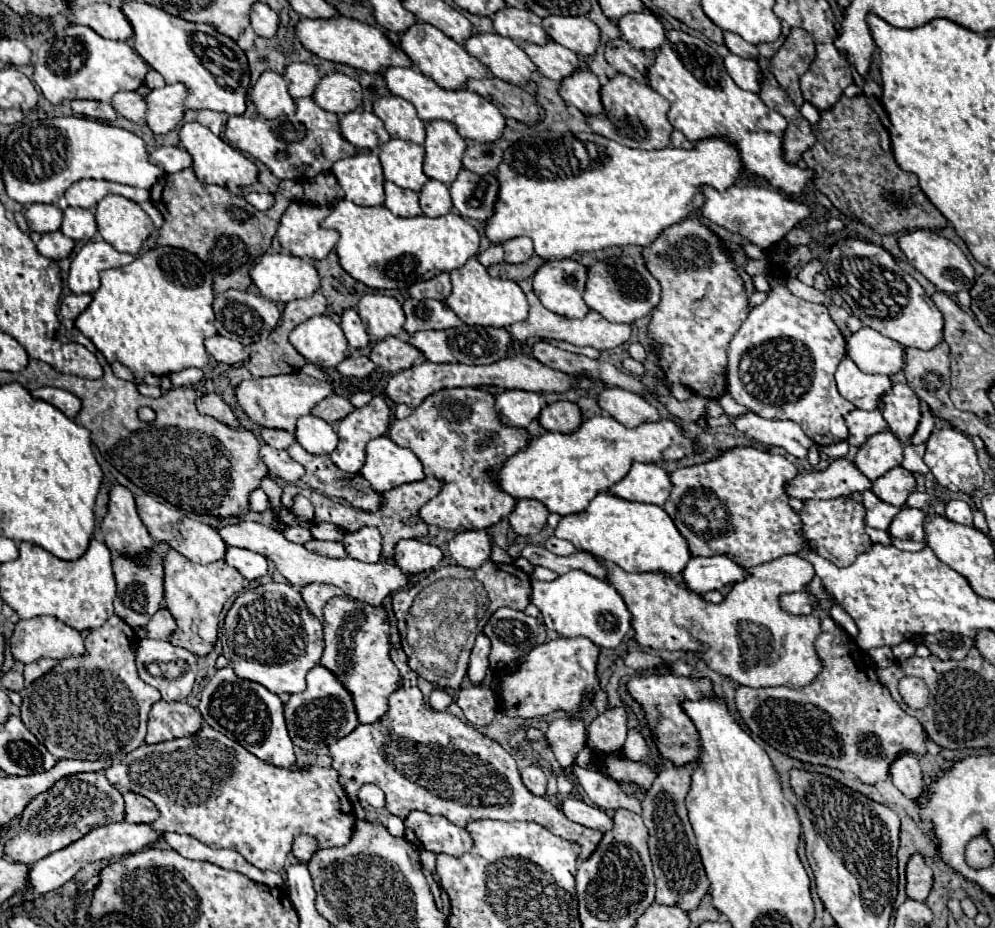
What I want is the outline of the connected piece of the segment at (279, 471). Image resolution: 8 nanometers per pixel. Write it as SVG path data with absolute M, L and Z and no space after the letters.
M262 443L260 457L268 465L272 475L276 475L288 483L294 483L304 475L304 467L300 463L292 461L292 457L288 457L286 451L280 451L280 449L274 449L274 447Z

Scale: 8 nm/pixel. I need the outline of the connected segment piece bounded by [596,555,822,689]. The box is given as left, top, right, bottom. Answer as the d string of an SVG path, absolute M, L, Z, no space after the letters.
M784 555L774 561L768 561L764 565L748 569L752 577L748 581L742 581L740 585L734 585L732 591L724 597L722 603L706 603L700 595L690 591L686 585L676 583L670 579L670 575L662 571L654 573L626 573L612 561L604 561L596 557L600 565L606 569L604 581L608 581L620 597L624 597L624 603L628 605L628 611L632 613L632 629L634 639L642 647L652 647L656 651L668 649L668 651L692 651L700 649L704 653L704 661L718 673L738 681L746 687L804 687L810 685L816 675L822 671L822 661L814 649L814 639L820 635L820 619L816 615L792 615L780 607L780 593L801 592L814 577L814 567L798 557L798 555Z

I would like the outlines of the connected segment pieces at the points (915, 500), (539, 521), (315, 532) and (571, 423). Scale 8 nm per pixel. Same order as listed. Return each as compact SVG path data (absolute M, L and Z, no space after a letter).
M914 491L910 497L908 497L908 501L906 501L906 505L912 505L912 507L920 507L920 509L924 509L924 507L928 507L928 505L934 505L936 501L940 501L936 495L932 495L932 493L918 493L918 491Z
M516 501L508 521L516 535L536 535L544 529L548 519L548 509L540 501Z
M320 523L319 525L313 525L310 529L312 536L318 540L331 540L331 541L340 541L342 537L346 534L345 531L336 527L331 523Z
M556 401L546 405L540 411L538 423L546 431L558 431L558 433L572 433L572 429L578 429L582 423L582 415L576 403L570 401Z

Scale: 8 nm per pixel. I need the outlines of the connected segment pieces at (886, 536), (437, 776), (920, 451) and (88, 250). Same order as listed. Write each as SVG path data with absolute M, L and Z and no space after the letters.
M865 526L865 531L873 543L881 543L883 545L891 544L890 534L888 531L870 528L869 526Z
M418 687L396 689L390 695L388 713L374 725L358 725L350 735L330 745L330 755L334 761L332 767L338 771L338 781L352 803L356 801L356 793L362 785L374 783L386 793L386 809L400 819L406 819L410 811L426 811L430 815L444 815L458 827L466 827L466 823L476 819L534 821L550 829L558 837L576 841L582 847L580 859L588 859L602 837L600 831L568 821L558 807L546 803L544 797L530 793L524 787L516 761L510 753L506 753L496 741L478 733L474 727L462 723L458 717L446 711L434 711L432 707L426 707Z
M906 445L902 467L914 475L926 475L928 467L924 465L922 455L924 455L924 445Z
M88 241L72 259L68 287L72 293L94 293L100 287L100 271L132 263L134 257L118 253L106 241Z

